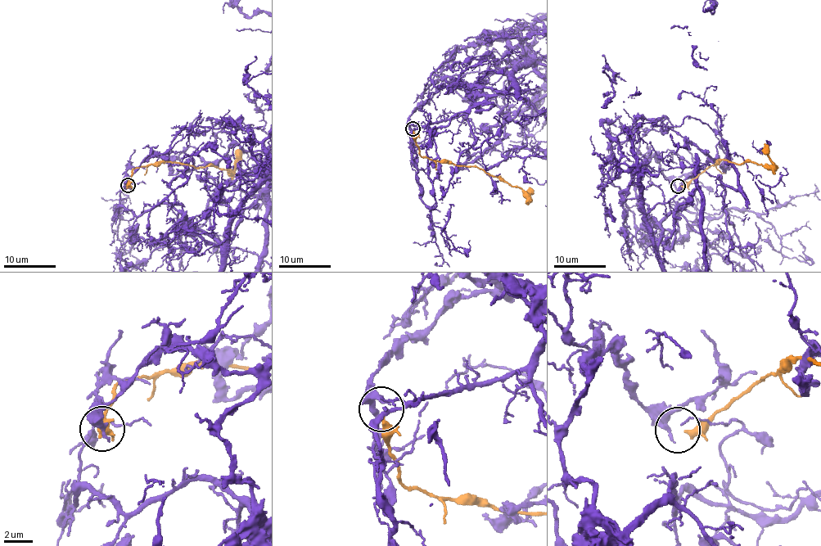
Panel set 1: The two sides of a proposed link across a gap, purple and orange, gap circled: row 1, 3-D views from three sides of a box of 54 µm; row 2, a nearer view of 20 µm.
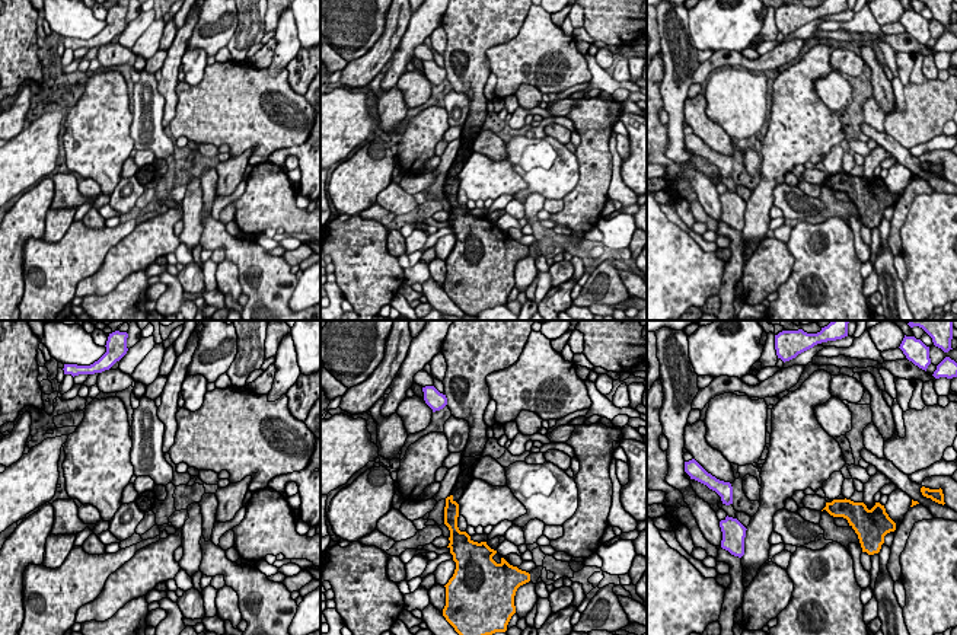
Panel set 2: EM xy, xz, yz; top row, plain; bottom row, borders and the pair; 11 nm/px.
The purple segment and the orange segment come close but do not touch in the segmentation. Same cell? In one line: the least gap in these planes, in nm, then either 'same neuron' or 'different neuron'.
850 nm | different neuron

